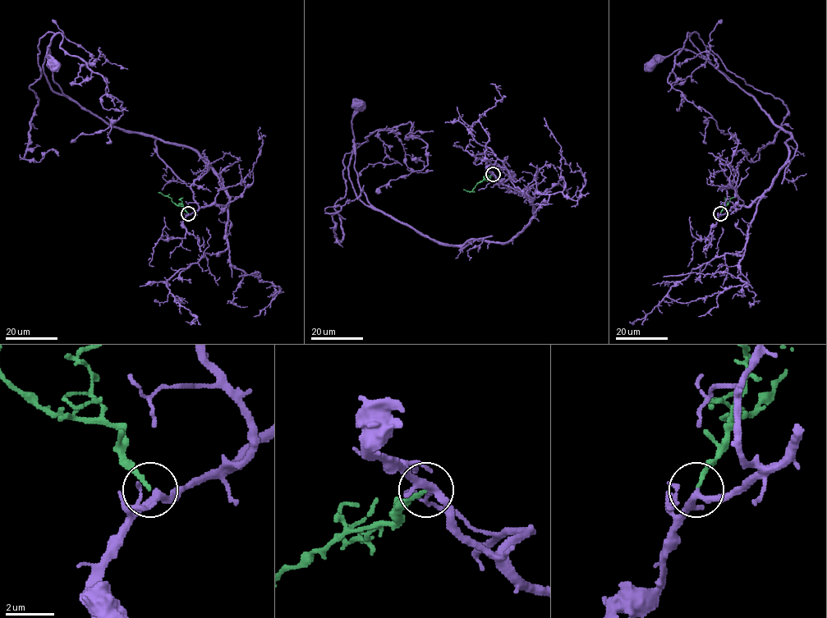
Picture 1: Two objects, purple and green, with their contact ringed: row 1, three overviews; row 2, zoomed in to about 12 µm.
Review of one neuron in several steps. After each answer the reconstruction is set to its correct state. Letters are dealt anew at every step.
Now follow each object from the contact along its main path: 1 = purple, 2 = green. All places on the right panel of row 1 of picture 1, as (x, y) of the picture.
1: (720, 213), (735, 204), (748, 207), (764, 193), (788, 156), (791, 137), (748, 93), (686, 49), (652, 63)
2: (720, 213), (730, 199), (737, 195), (735, 192)

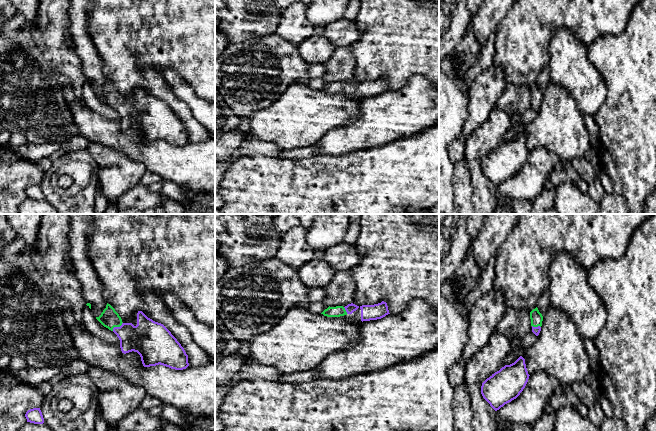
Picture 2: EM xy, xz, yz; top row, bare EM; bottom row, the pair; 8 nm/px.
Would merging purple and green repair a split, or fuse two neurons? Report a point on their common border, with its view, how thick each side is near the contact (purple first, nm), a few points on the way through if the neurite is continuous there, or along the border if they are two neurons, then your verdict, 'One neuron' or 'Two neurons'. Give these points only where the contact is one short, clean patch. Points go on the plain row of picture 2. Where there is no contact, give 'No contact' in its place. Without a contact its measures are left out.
Touches purple at xy (117, 103). Thickness 280 nm (purple) against 160 nm. Path across: xy (146, 114), (132, 114), (117, 103), (109, 94). One neuron

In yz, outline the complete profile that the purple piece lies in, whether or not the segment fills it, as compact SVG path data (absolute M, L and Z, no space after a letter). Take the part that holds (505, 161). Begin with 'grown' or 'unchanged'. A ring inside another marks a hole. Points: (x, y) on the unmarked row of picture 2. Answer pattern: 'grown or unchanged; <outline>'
unchanged; M520 132L514 139L505 141L499 147L487 154L482 159L481 170L490 182L497 187L520 171L528 158L529 152L525 135Z

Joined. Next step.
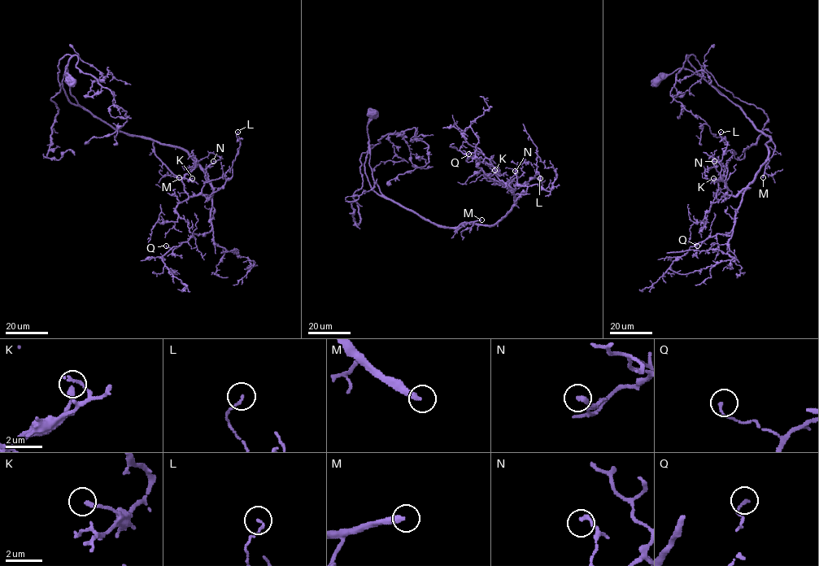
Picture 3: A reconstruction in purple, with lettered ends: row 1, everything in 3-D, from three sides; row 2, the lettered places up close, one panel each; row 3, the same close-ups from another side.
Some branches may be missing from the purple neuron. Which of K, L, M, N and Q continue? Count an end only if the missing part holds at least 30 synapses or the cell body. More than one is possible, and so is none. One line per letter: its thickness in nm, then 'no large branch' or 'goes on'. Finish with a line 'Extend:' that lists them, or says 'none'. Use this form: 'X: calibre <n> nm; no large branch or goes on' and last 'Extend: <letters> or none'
K: calibre 240 nm; no large branch
L: calibre 130 nm; no large branch
M: calibre 320 nm; goes on
N: calibre 220 nm; no large branch
Q: calibre 150 nm; no large branch
Extend: M

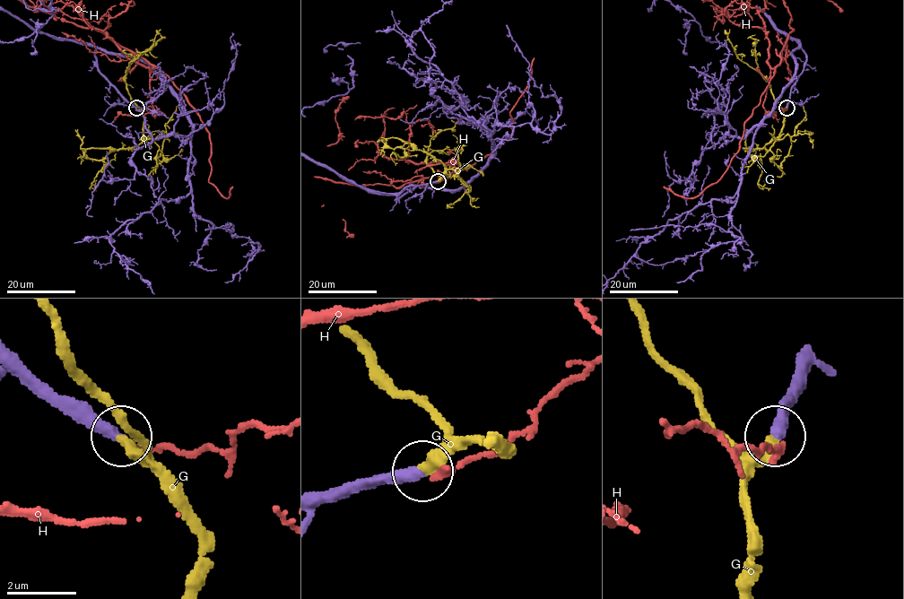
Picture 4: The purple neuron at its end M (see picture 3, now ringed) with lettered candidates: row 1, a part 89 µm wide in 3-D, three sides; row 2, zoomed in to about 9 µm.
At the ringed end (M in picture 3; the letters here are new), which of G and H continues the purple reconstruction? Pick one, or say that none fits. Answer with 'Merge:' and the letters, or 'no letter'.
Merge: G

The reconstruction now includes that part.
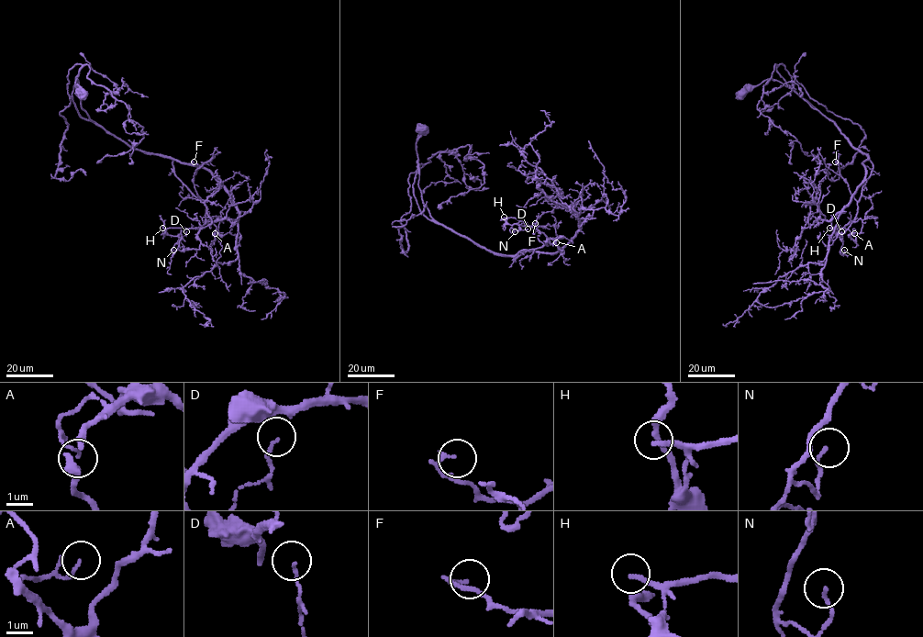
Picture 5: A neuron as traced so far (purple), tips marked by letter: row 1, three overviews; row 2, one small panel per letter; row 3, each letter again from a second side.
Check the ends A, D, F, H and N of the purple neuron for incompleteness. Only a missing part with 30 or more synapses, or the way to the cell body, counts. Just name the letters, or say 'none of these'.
H

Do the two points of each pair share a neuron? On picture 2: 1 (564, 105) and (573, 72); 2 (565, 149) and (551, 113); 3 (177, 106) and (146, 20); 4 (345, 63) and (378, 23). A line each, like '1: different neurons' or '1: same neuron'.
1: different neurons
2: same neuron
3: same neuron
4: different neurons

